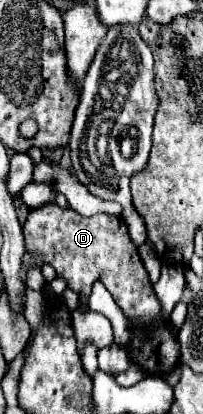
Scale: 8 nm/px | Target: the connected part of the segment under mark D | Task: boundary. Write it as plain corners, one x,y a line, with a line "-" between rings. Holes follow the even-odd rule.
46,204
32,210
24,222
26,248
32,256
42,256
44,264
54,266
56,276
64,278
68,288
88,298
92,284
104,276
104,286
114,296
130,322
130,340
122,346
128,352
132,364
142,368
150,376
162,376
172,372
180,360
180,344
162,316
160,300
148,280
148,272
138,256
136,244
130,240
128,228
120,216
96,214
92,218
80,216
74,208
60,208
58,204
-
168,326
168,328
166,328

